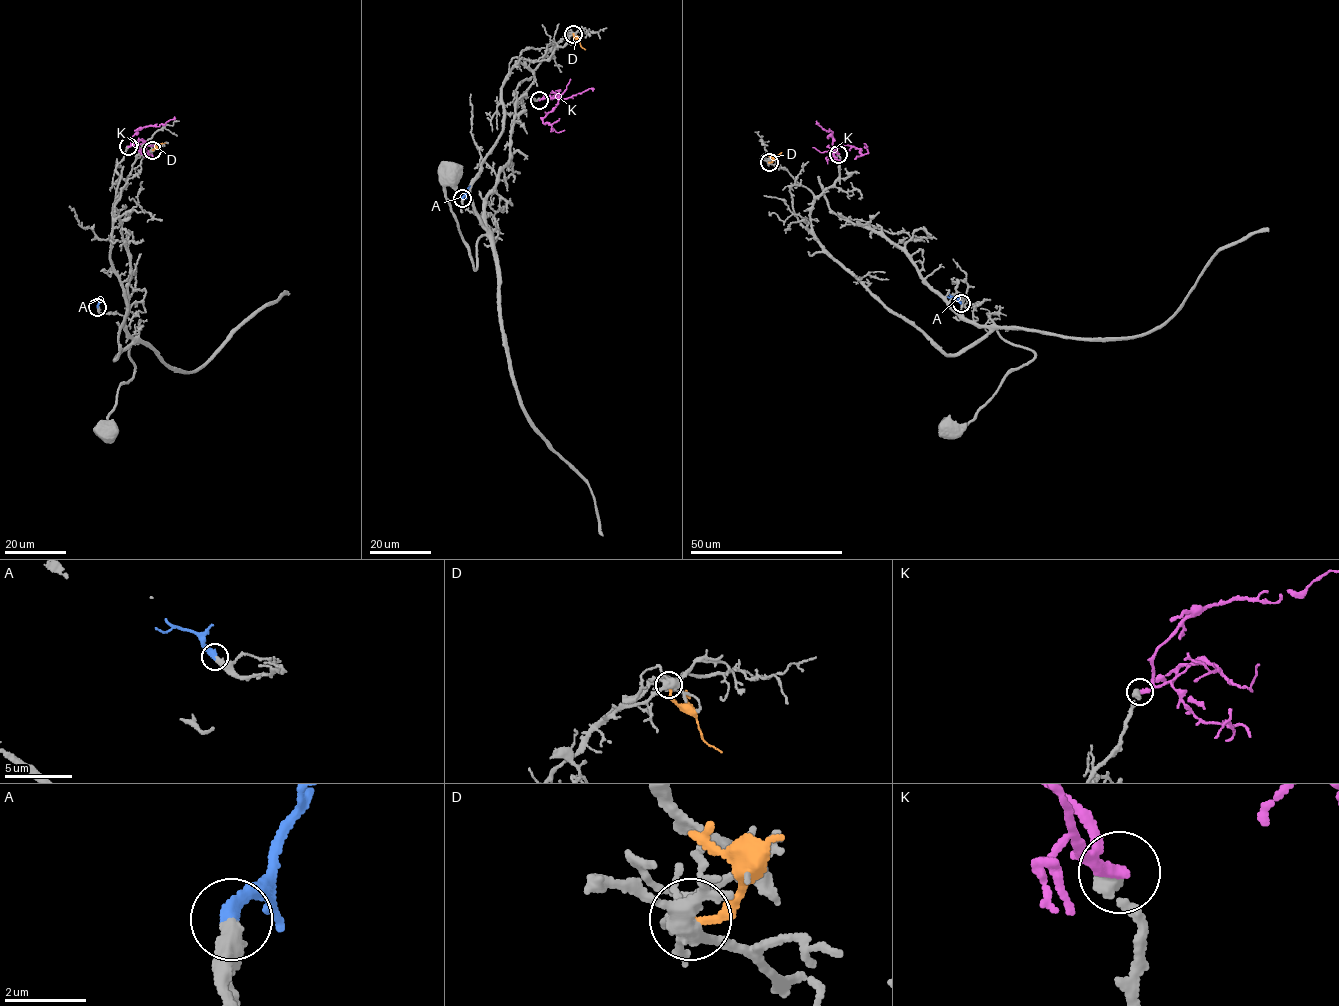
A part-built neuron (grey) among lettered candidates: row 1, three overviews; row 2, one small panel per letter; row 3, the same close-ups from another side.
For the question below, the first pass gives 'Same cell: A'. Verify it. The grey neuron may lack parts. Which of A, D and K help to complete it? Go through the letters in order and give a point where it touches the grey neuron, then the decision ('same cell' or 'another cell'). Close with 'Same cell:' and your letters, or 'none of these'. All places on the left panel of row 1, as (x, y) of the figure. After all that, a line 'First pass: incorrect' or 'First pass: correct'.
A: contact (97, 307); same cell
D: contact (152, 150); another cell
K: contact (128, 146); another cell
Same cell: A
First pass: correct

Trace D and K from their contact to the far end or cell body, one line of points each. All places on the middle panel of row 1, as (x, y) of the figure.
D: (573, 34), (585, 49)
K: (539, 100), (551, 95), (558, 97), (558, 103), (542, 121), (548, 123), (551, 131), (564, 130)

